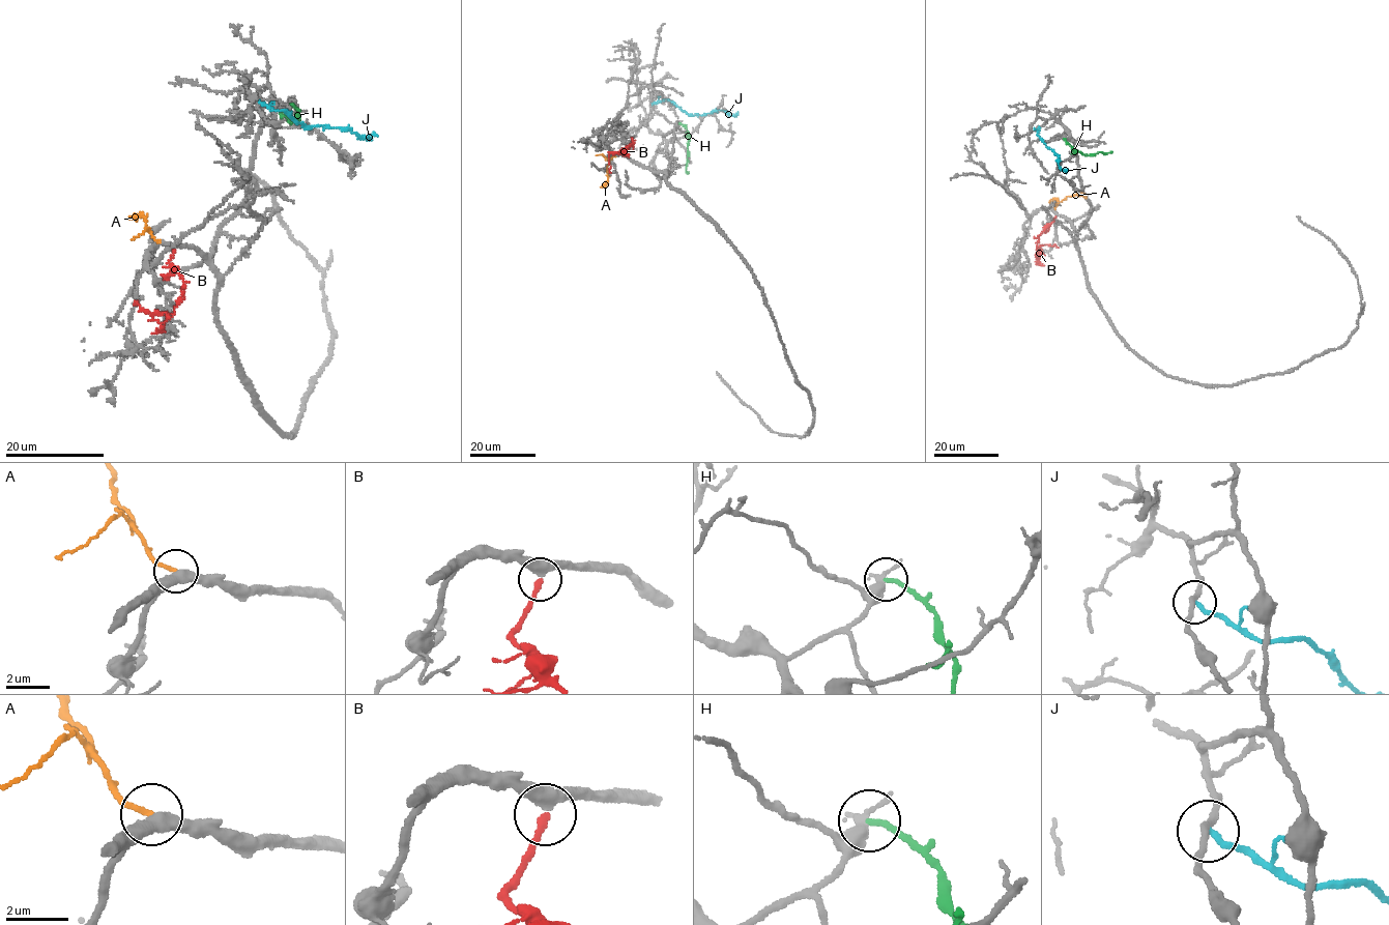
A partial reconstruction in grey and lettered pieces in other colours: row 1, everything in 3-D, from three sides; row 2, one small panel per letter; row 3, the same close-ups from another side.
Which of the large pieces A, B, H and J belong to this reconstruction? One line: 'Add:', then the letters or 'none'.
Add: A, B

